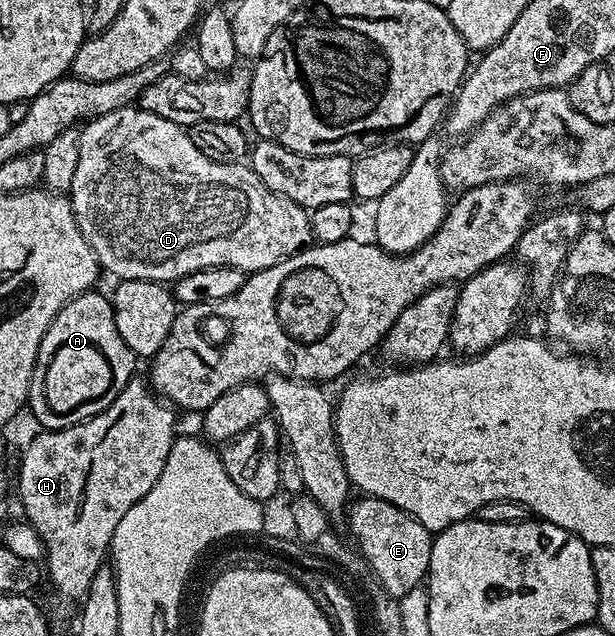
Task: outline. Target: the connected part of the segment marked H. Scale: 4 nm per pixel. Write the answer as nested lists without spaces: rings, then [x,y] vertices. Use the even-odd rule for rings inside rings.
[[[131,377],[124,391],[120,391],[109,407],[95,417],[63,429],[38,431],[22,453],[18,477],[16,473],[18,497],[26,512],[25,520],[42,540],[48,581],[50,577],[55,591],[66,601],[78,603],[85,597],[88,587],[92,587],[92,575],[104,568],[105,561],[102,560],[105,557],[107,560],[111,552],[114,532],[116,527],[120,527],[120,519],[124,519],[124,515],[128,515],[128,511],[132,511],[132,507],[140,503],[140,499],[144,499],[152,487],[156,487],[156,479],[160,479],[168,463],[168,451],[172,451],[176,436],[175,410],[140,377]]]

